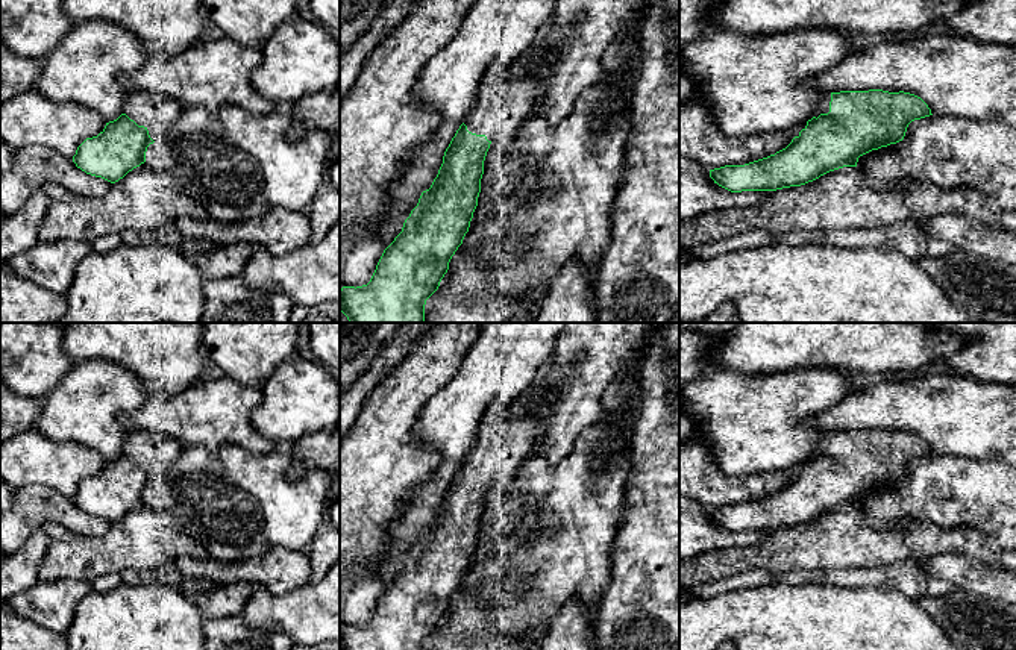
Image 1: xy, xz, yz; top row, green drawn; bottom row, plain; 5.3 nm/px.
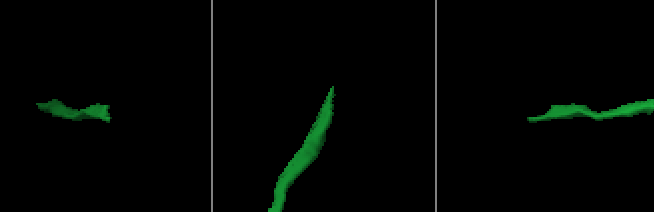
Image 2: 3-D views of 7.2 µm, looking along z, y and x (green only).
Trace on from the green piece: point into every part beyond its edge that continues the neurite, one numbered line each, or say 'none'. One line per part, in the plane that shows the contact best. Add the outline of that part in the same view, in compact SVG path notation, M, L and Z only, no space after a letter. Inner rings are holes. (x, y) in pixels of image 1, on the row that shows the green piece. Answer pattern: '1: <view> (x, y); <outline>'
1: xy (156, 112); M150 91L127 94L123 105L123 114L138 126L144 126L155 142L170 130L180 112L173 98Z

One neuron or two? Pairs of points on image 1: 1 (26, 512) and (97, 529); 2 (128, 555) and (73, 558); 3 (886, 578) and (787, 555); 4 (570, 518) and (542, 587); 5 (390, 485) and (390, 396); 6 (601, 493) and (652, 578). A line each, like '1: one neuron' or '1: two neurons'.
1: one neuron
2: one neuron
3: two neurons
4: one neuron
5: one neuron
6: two neurons

